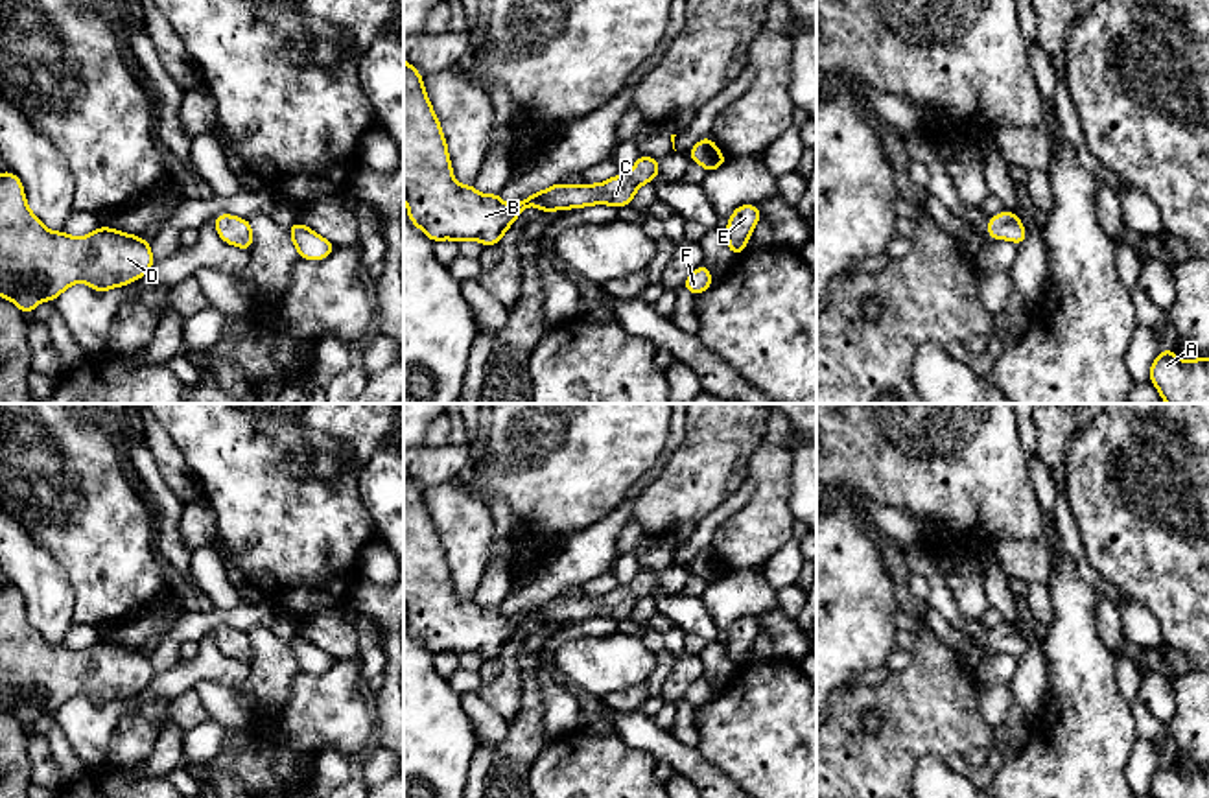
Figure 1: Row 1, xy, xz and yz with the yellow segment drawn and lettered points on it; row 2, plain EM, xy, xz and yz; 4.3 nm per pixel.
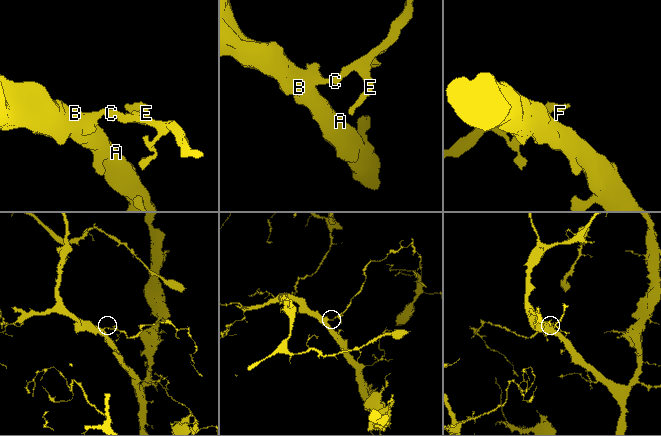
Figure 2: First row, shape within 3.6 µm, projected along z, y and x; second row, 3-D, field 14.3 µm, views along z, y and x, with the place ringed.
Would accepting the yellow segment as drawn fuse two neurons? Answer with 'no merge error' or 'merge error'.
no merge error

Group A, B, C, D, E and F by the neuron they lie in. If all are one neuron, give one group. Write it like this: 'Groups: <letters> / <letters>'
Groups: A B C D E F

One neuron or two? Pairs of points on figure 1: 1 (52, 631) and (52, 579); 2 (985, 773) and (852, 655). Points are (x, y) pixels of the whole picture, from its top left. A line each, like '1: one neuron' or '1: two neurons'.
1: one neuron
2: two neurons

